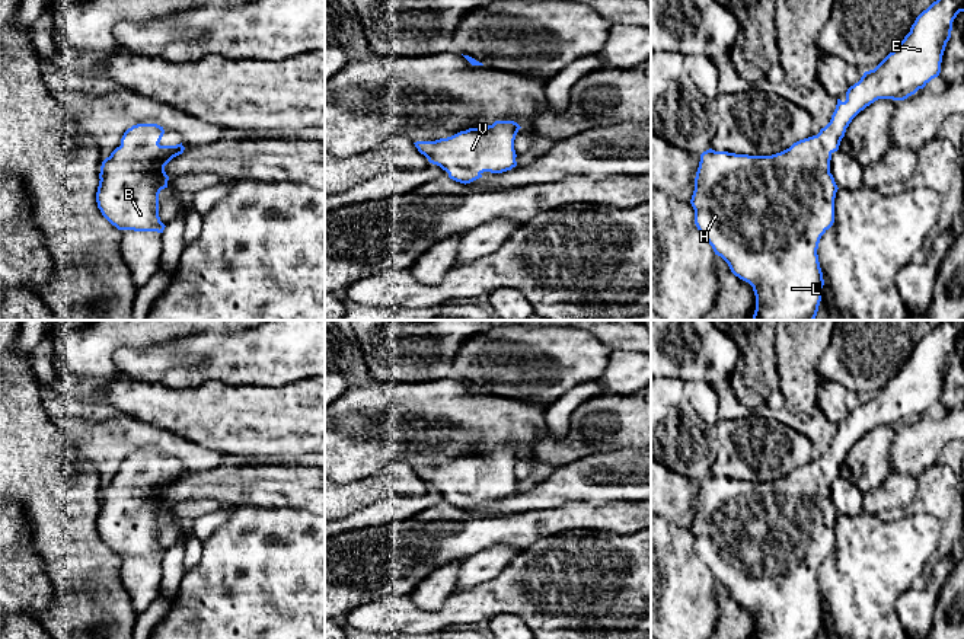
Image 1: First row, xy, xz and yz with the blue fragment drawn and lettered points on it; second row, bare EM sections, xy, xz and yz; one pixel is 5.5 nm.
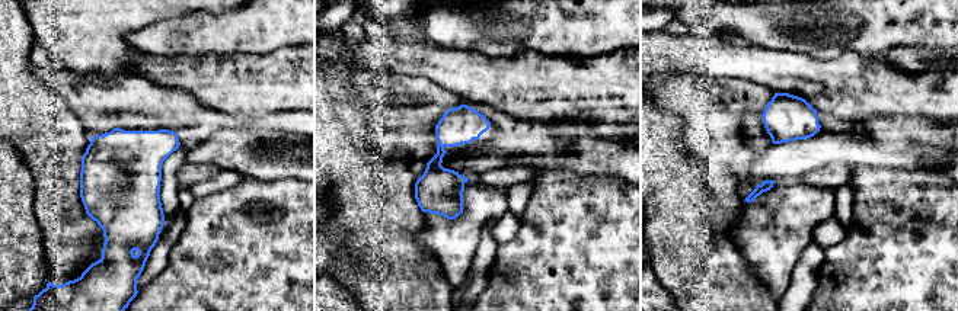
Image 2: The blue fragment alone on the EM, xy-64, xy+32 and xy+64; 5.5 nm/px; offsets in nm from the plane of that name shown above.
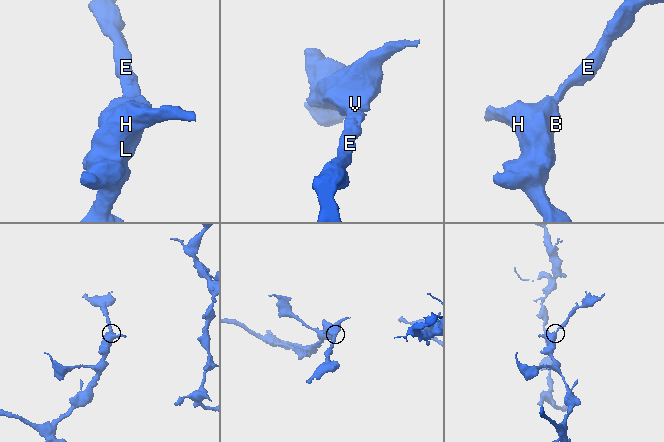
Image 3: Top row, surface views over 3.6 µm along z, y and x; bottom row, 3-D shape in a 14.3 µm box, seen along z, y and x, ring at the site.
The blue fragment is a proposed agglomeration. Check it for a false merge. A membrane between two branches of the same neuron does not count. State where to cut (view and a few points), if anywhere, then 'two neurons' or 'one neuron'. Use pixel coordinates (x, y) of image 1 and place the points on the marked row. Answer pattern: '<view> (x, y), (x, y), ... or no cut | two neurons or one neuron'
no cut | one neuron

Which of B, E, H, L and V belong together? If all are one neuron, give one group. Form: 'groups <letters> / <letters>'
groups B E H L V

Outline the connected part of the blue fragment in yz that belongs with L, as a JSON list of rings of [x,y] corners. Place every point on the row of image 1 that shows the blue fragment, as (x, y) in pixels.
[[[936,0],[923,10],[904,39],[874,70],[865,71],[861,80],[848,89],[846,100],[837,99],[830,122],[817,135],[799,140],[772,156],[735,154],[712,148],[700,154],[690,199],[695,224],[715,255],[728,263],[731,272],[753,287],[756,295],[753,320],[815,319],[824,285],[817,249],[821,236],[834,223],[834,198],[839,189],[830,173],[831,154],[839,150],[852,119],[866,106],[878,99],[904,100],[939,76],[952,22],[960,12],[964,12],[964,0]]]

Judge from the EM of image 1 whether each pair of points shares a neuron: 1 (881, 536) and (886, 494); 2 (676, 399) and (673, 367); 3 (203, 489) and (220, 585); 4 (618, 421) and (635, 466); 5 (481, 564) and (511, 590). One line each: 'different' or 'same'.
1: different
2: different
3: different
4: different
5: different

